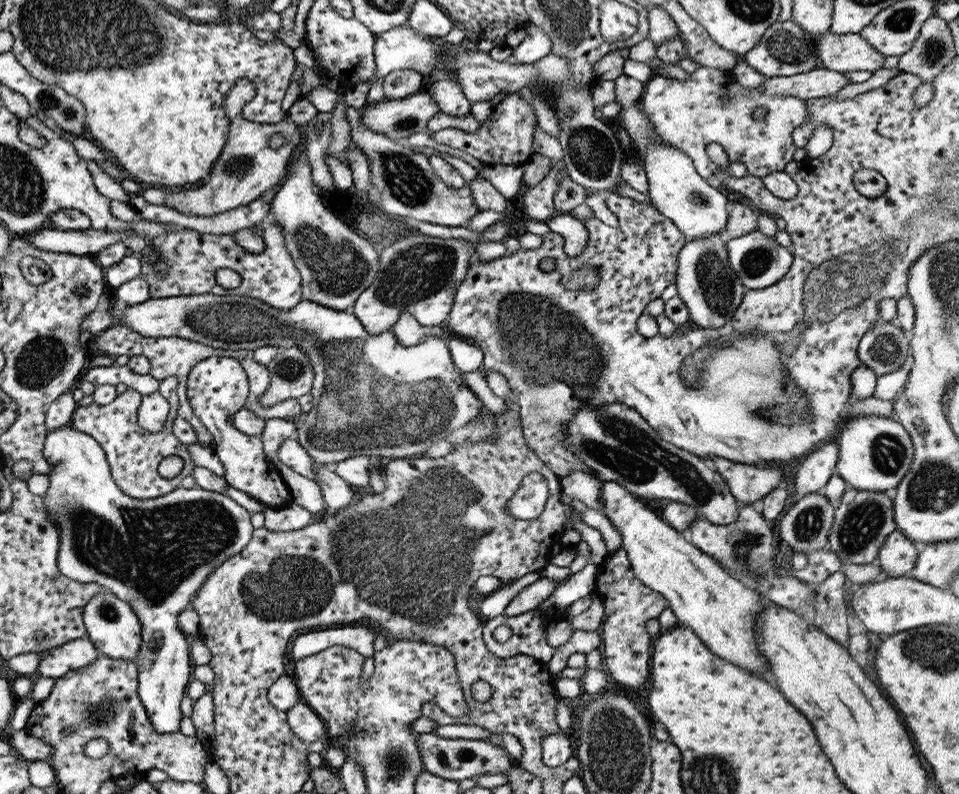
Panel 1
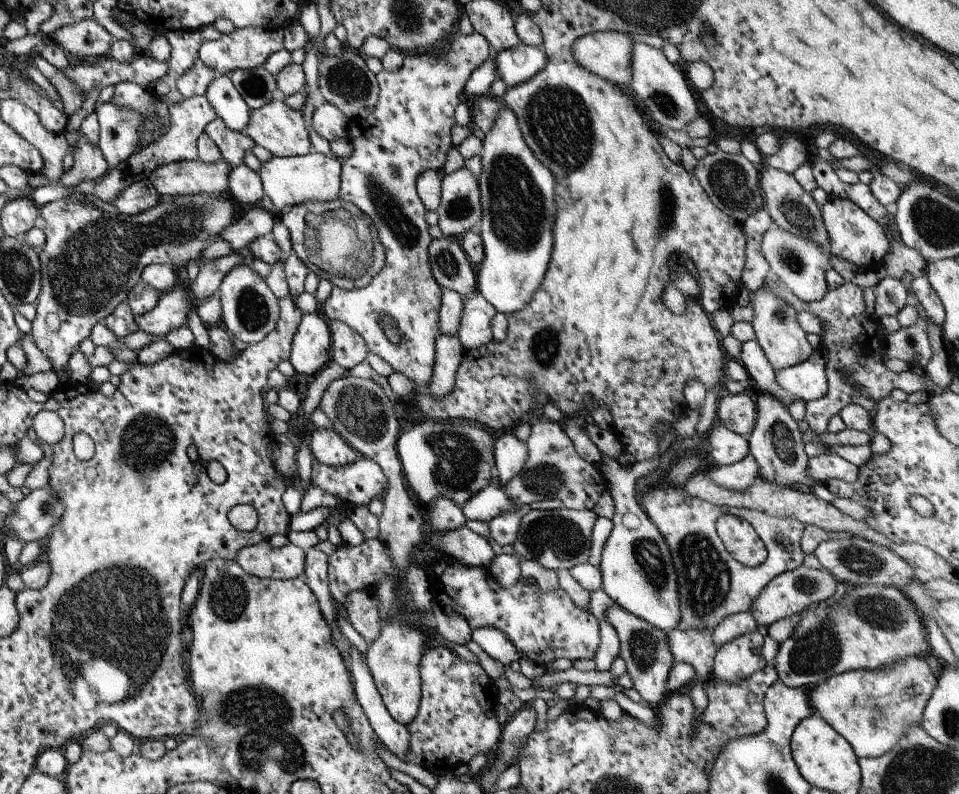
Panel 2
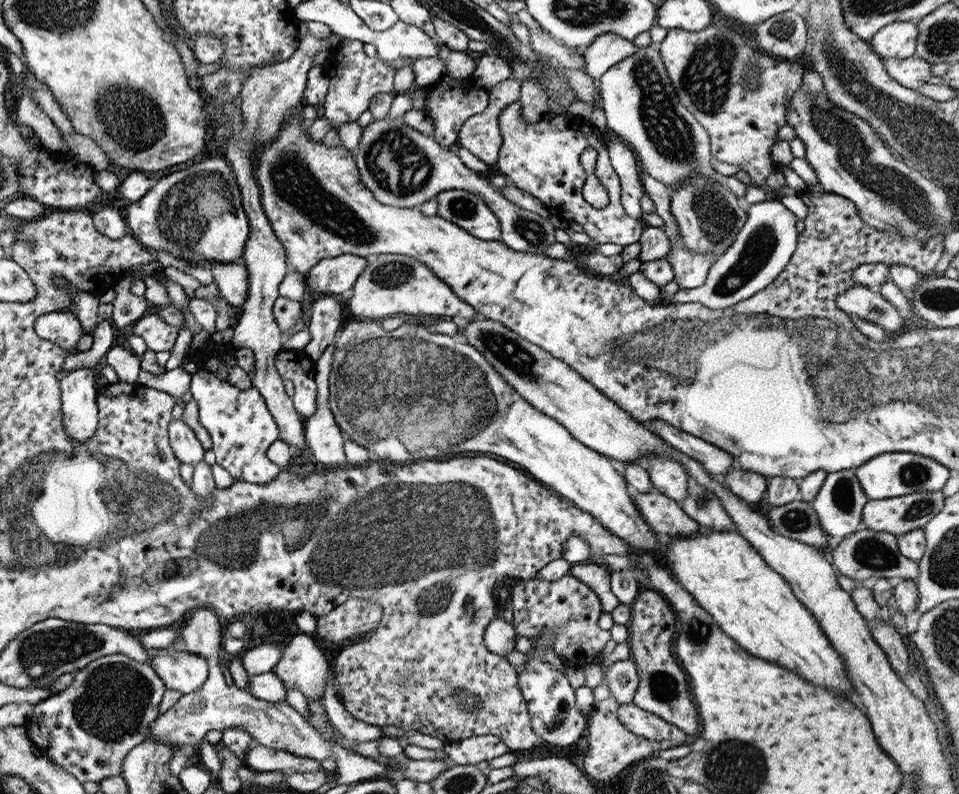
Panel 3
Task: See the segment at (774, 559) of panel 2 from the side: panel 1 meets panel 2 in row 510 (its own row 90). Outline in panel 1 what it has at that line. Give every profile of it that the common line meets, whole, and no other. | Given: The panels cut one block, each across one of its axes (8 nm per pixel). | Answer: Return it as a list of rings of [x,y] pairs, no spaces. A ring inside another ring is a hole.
[[[697,66],[694,72],[688,74],[687,80],[661,77],[655,74],[644,85],[641,94],[641,110],[645,112],[652,131],[655,134],[655,140],[659,140],[665,146],[671,146],[679,152],[685,153],[693,161],[695,170],[704,179],[709,176],[721,176],[720,166],[709,160],[705,153],[707,144],[711,142],[719,144],[723,148],[723,152],[727,155],[729,163],[741,162],[746,166],[746,172],[763,178],[770,172],[779,172],[783,170],[783,166],[792,160],[794,151],[792,133],[796,126],[809,118],[807,113],[807,105],[803,100],[795,96],[767,96],[767,94],[759,94],[754,88],[741,88],[732,77],[731,69],[712,68]],[[729,92],[729,100],[726,104],[720,104],[718,101],[719,94]],[[755,108],[765,110],[765,117],[761,120],[753,119]]]

